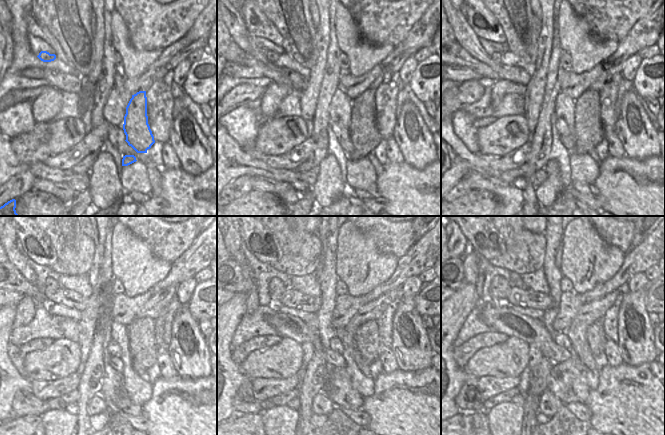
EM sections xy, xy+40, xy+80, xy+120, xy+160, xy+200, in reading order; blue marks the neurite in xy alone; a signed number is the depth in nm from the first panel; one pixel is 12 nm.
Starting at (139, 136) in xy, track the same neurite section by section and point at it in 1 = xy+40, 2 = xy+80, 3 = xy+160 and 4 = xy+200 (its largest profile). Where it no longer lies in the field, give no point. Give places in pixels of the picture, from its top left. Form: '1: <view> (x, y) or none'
1: xy+40 (364, 136)
2: xy+80 (588, 125)
3: xy+160 (366, 337)
4: xy+200 (594, 332)

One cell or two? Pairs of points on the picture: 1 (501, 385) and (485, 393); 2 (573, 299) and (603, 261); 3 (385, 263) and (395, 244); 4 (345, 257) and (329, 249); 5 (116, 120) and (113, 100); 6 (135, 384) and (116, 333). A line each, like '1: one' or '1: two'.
1: one
2: two
3: two
4: two
5: one
6: one

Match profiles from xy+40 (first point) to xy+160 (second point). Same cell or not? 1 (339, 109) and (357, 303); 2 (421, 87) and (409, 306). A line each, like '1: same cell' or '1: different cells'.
1: different cells
2: different cells

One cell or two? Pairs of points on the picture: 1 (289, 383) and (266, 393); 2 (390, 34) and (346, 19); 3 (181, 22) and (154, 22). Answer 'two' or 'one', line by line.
1: one
2: two
3: one

